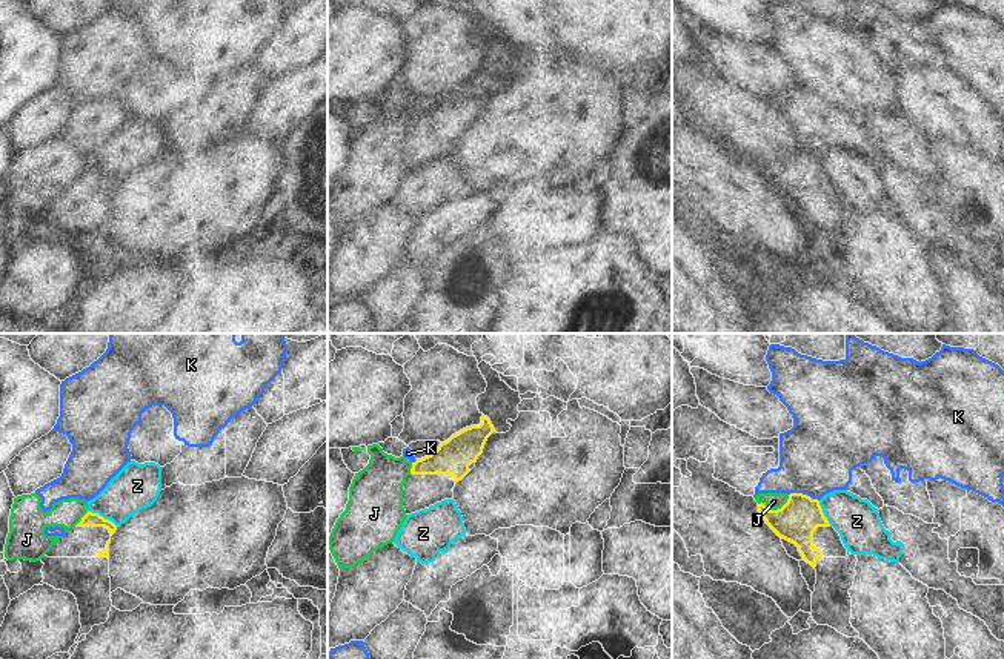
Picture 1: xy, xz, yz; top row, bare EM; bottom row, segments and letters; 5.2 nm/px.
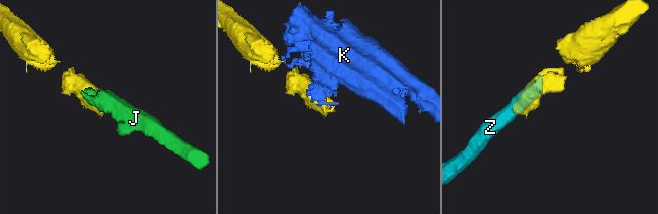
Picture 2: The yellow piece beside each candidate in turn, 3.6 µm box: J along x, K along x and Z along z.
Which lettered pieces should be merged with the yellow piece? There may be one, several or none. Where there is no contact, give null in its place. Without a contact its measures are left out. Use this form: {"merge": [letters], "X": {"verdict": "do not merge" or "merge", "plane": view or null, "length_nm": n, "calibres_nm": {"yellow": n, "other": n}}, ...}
{"merge": [], "J": {"verdict": "do not merge", "plane": "yz", "length_nm": 180, "calibres_nm": {"yellow": 220, "other": 90}}, "K": {"verdict": "do not merge", "plane": "yz", "length_nm": 170, "calibres_nm": {"yellow": 220, "other": 400}}, "Z": {"verdict": "do not merge", "plane": "xy", "length_nm": 180, "calibres_nm": {"yellow": 80, "other": 240}}}

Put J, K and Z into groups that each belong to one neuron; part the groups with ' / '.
J / K / Z

